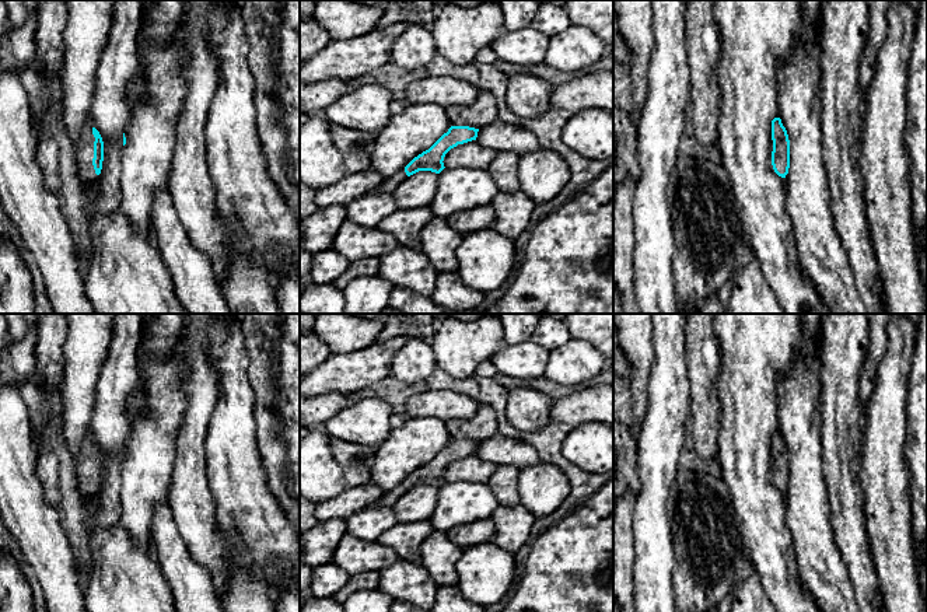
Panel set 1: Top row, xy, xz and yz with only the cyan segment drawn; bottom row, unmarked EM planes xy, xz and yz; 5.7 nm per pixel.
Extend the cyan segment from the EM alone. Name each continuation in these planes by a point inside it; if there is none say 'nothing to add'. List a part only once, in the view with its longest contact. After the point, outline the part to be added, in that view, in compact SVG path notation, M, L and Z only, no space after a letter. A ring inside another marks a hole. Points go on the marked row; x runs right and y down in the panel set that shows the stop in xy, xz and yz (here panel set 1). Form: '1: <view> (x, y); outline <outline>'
1: xy (84, 147); outline M87 123L80 133L80 139L76 143L76 174L81 183L94 183L98 178L95 174L92 158L94 158L94 141L92 125Z

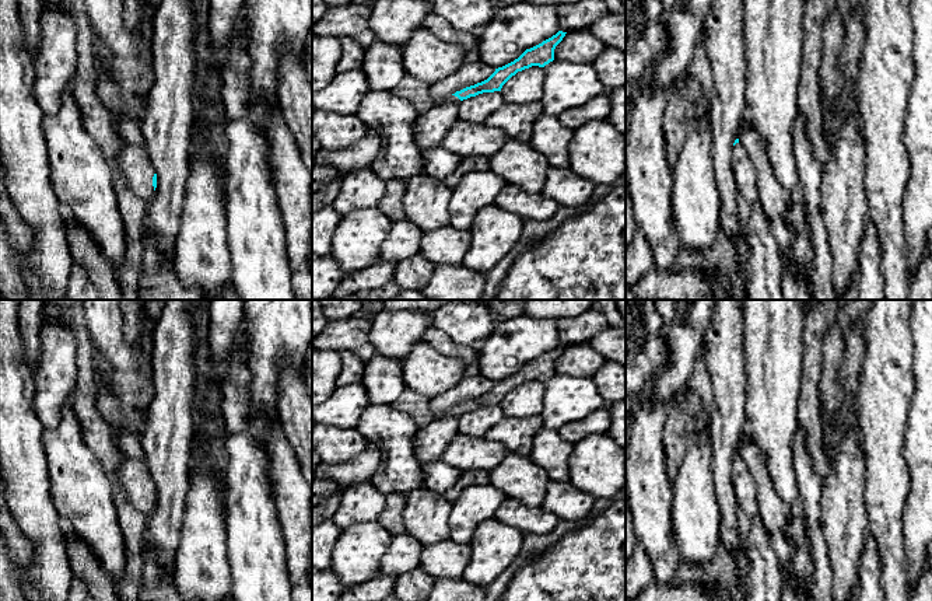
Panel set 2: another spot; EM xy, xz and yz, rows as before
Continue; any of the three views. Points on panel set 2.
1: xy (135, 164); outline M146 144L140 147L126 146L118 156L120 175L125 177L130 191L141 200L150 200L154 195L153 177L155 174Z

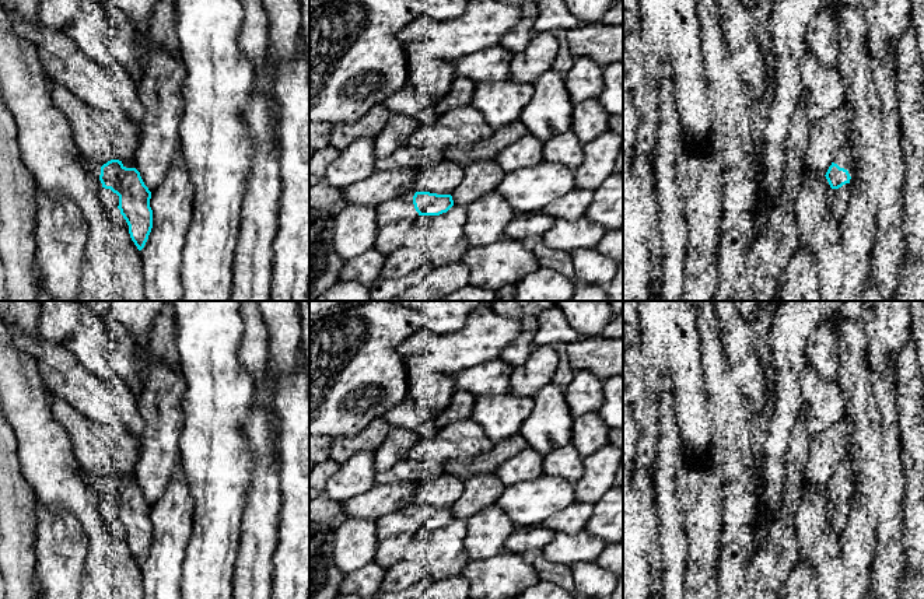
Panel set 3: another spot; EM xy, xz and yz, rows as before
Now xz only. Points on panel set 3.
1: xz (401, 209); outline M409 192L403 196L384 202L377 209L377 223L378 227L388 225L398 221L414 221L420 216L414 209L413 196L416 192Z

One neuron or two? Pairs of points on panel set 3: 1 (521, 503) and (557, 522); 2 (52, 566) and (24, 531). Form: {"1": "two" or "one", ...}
{"1": "two", "2": "two"}

